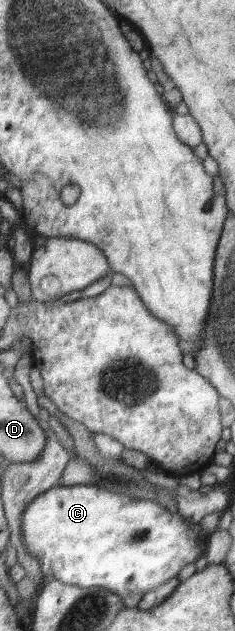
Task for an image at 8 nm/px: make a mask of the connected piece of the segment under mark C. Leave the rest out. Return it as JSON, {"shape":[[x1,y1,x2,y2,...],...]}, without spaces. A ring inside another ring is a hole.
{"shape":[[79,484,72,486,55,486,49,491,38,495,33,502,29,504,27,510,25,510,25,541,29,547,29,551,35,557,41,560,41,564,44,568,44,573,48,579,59,579,64,583,70,585,77,585,79,587,107,587,111,591,115,591,118,595,126,596,130,593,155,591,157,587,172,581,173,578,177,578,179,573,183,571,183,567,193,563,196,564,199,559,205,557,205,543,199,539,199,532,190,529,191,524,195,524,193,521,185,518,180,512,171,513,167,508,165,501,159,502,153,499,139,499,139,497,133,497,129,493,117,493,115,491,109,491,107,487,95,484]]}

